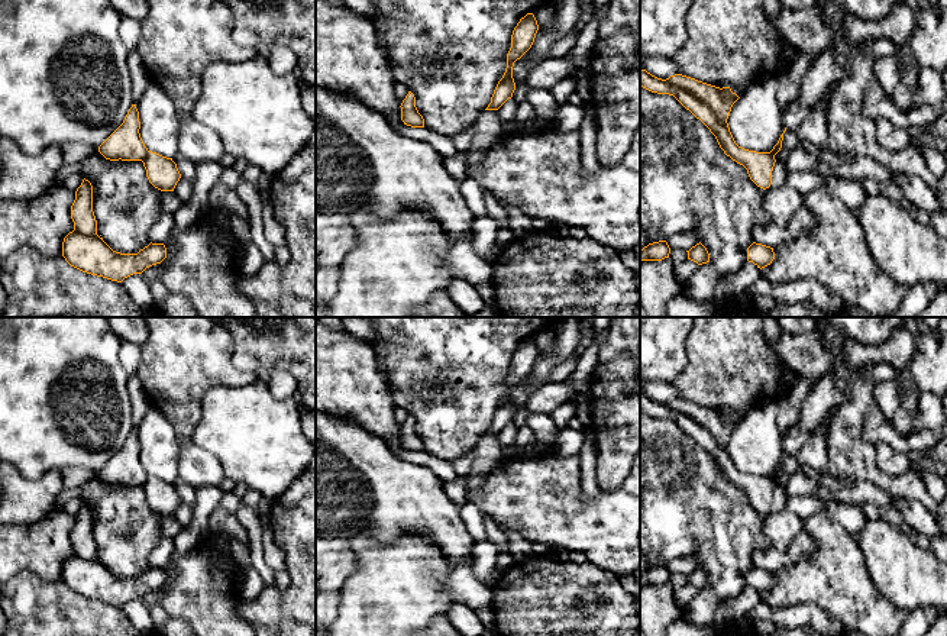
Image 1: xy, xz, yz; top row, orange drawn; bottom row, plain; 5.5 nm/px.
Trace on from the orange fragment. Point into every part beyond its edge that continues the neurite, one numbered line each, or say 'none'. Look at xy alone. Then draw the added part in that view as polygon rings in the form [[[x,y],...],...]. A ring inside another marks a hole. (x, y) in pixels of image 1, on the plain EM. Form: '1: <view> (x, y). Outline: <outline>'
none

